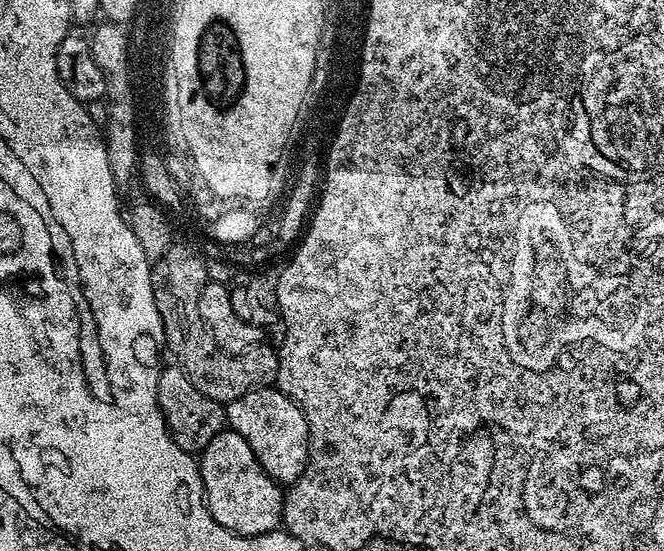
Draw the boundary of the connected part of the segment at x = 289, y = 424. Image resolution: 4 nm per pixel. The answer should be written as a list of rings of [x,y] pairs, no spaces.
[[[275,386],[255,388],[242,394],[242,398],[234,398],[226,406],[226,424],[231,431],[246,438],[250,450],[254,450],[254,458],[258,458],[264,473],[277,484],[291,486],[304,473],[304,467],[308,465],[308,423],[300,407],[279,388]]]

